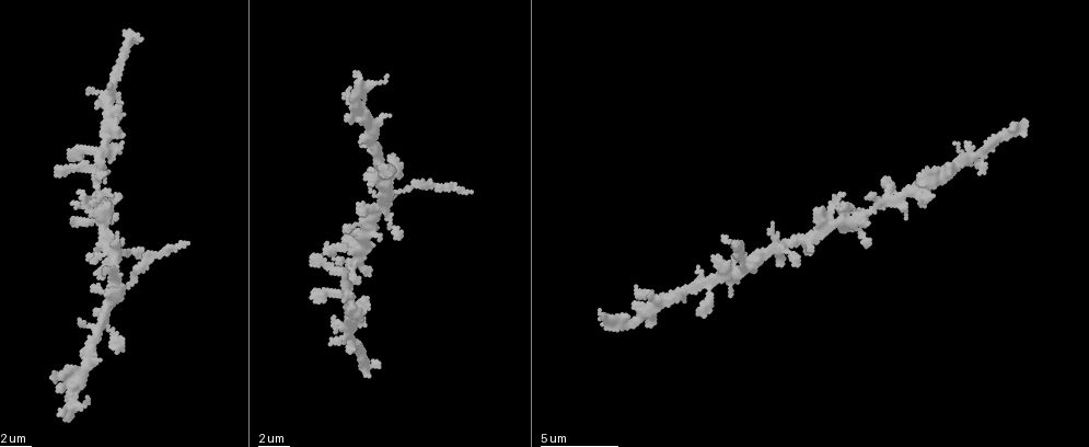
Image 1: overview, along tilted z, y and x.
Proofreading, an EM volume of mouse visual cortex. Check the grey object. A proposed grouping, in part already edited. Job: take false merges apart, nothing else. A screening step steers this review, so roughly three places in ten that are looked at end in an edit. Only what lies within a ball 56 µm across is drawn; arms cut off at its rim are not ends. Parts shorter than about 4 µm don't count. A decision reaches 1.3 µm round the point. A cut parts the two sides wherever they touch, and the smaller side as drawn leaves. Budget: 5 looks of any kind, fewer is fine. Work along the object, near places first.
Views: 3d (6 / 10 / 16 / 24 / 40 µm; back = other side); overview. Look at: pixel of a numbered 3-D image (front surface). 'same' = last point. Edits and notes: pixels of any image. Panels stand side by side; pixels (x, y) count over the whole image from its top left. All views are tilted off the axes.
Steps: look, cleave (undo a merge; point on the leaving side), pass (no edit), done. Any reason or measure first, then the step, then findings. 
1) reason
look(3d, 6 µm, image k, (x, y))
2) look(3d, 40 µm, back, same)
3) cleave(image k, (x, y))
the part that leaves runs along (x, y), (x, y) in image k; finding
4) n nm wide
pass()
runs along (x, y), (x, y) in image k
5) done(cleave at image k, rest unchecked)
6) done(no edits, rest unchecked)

four or more arms meet
look(3d, 6 µm, image 1, (395, 192))

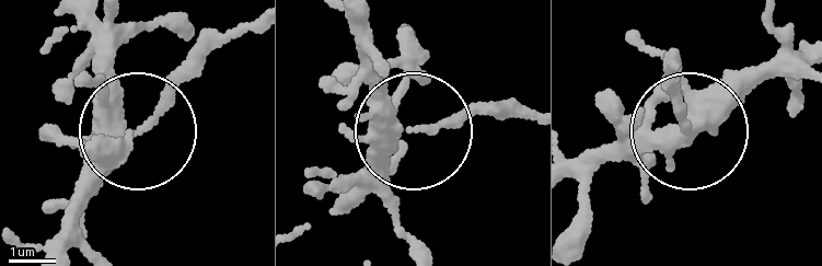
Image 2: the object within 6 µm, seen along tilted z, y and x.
340 nm wide
cleave(image 2, (166, 82))
the part that leaves runs along (140, 126), (216, 50), (252, 34) in image 2; a second cell is stuck on

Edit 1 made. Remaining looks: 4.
four or more arms meet
look(3d, 16 µm, image 1, (105, 236))

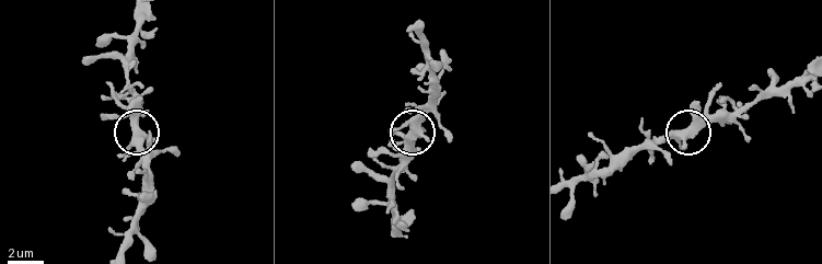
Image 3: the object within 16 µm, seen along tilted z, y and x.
420 nm wide
pass()
all the same cell

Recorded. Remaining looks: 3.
look(3d, 10 µm, image 1, (883, 201))

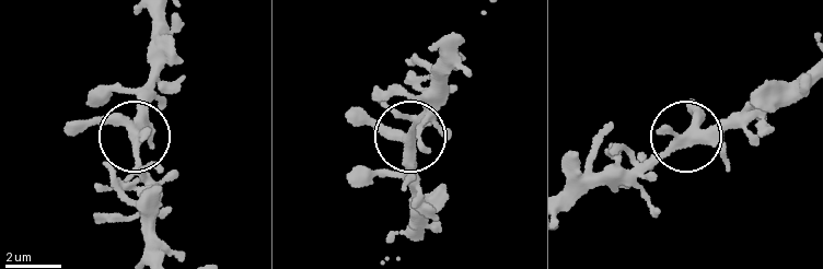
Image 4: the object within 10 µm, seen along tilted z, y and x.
3 arms
pass()
runs along (567, 197), (635, 180), (685, 140), (746, 125) in image 4; continuous, no second cell

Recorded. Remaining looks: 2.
done(cleave at image 2, rest unchecked)

